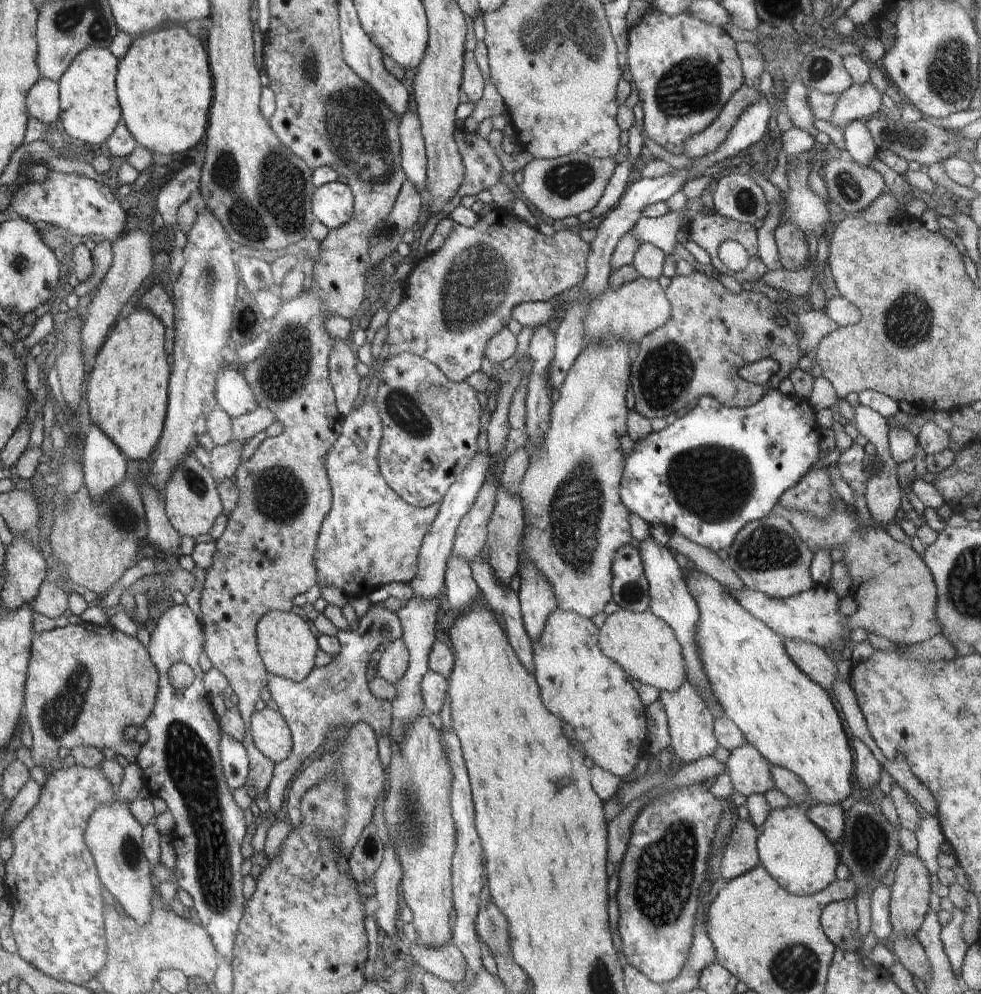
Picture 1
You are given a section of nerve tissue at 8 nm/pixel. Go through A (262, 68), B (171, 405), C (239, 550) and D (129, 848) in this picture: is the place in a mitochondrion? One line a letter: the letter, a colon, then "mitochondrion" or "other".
A: other
B: other
C: other
D: mitochondrion

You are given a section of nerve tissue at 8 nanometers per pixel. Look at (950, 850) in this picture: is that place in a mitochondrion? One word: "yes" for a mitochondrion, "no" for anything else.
no

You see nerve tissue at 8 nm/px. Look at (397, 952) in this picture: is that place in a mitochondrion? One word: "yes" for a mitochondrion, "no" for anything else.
no

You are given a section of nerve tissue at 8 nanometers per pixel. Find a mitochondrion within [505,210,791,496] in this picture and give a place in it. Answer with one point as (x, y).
(665, 375)

